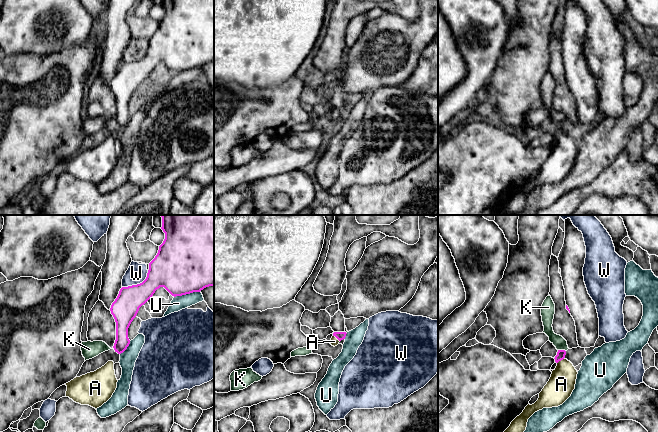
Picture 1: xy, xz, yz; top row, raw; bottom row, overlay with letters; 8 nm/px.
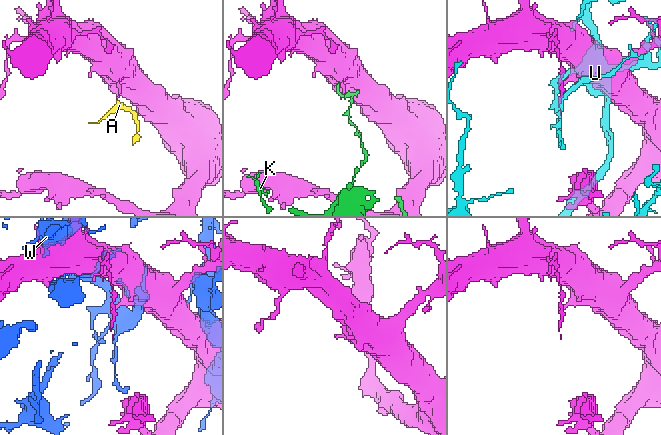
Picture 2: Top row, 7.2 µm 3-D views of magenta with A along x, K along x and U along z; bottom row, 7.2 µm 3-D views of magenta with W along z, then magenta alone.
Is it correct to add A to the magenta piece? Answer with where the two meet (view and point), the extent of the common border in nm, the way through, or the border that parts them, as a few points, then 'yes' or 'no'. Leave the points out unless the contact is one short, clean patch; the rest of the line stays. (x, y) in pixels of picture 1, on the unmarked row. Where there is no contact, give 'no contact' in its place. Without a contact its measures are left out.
meets magenta in yz at (560, 136); contact 80 nm long; runs through yz (561, 130), (560, 136), (561, 160); yes

